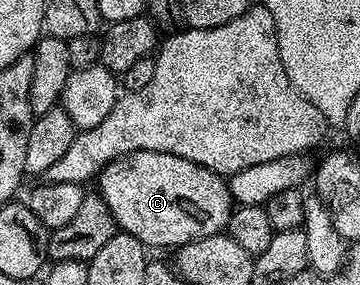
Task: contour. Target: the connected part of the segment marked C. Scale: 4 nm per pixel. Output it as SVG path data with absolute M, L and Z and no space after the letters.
M147 150L123 156L100 172L100 180L99 190L108 202L118 229L139 238L139 242L149 250L153 248L176 250L182 244L191 243L192 240L202 240L208 236L224 233L229 223L229 216L235 207L226 177L207 170L202 164L166 152Z

